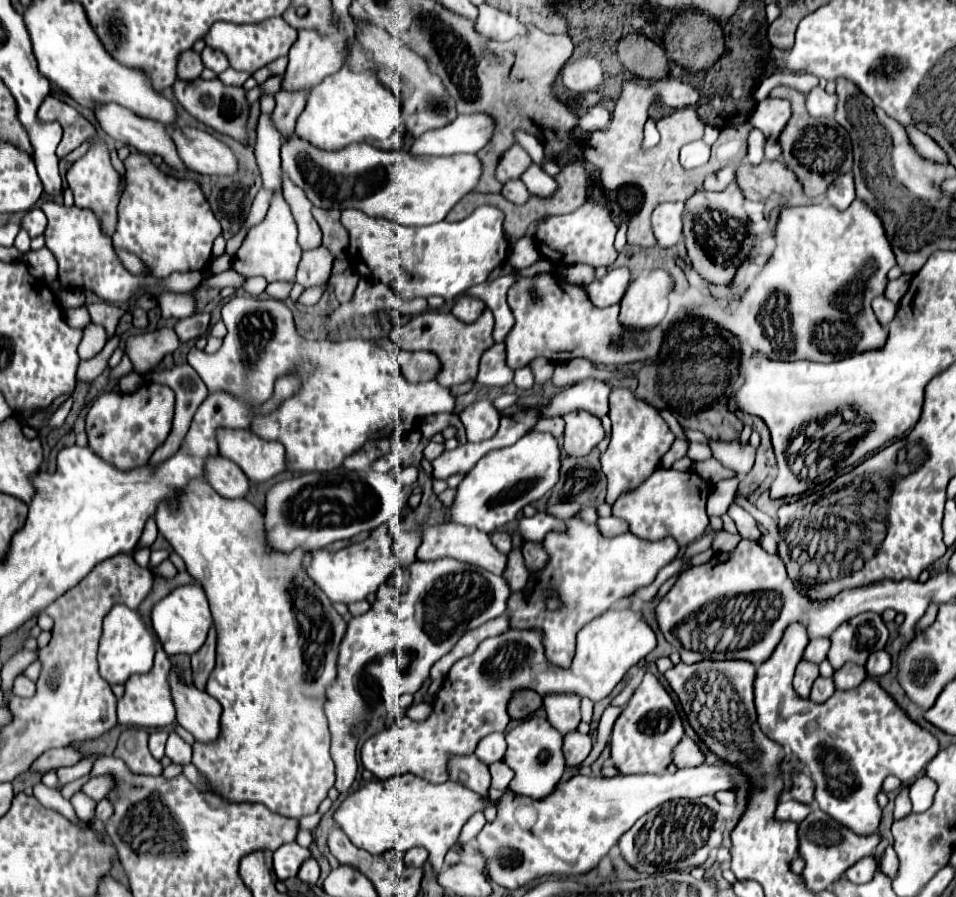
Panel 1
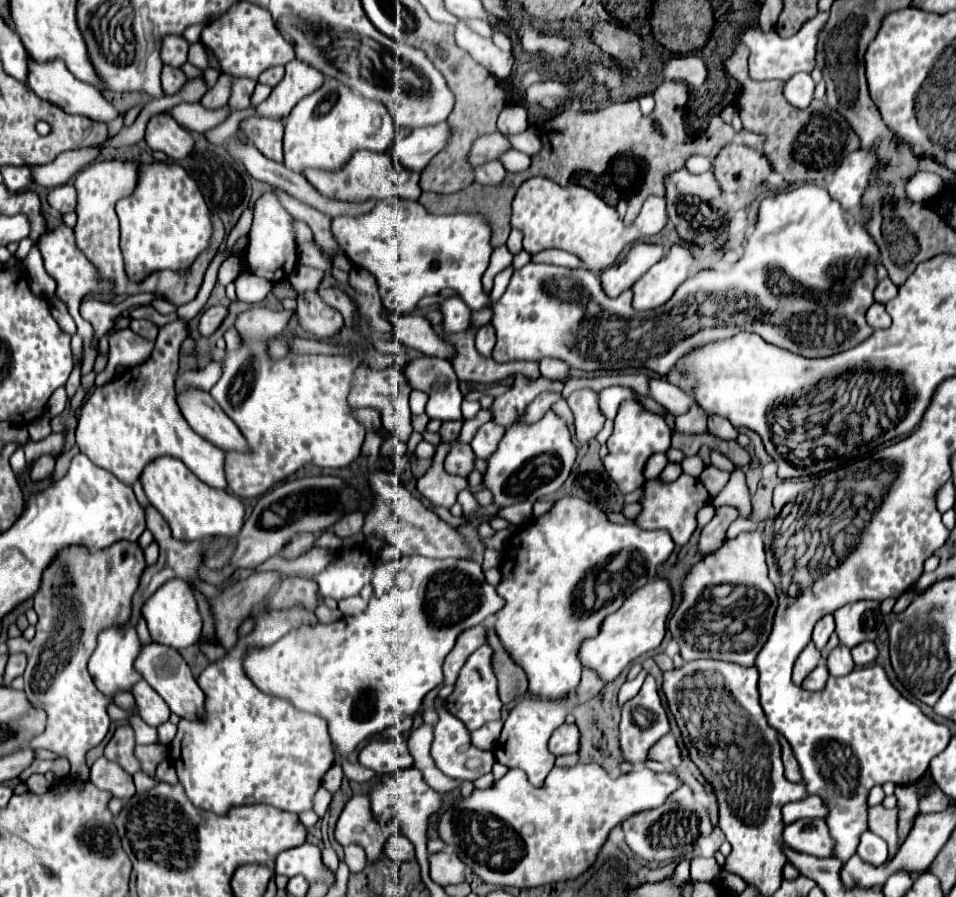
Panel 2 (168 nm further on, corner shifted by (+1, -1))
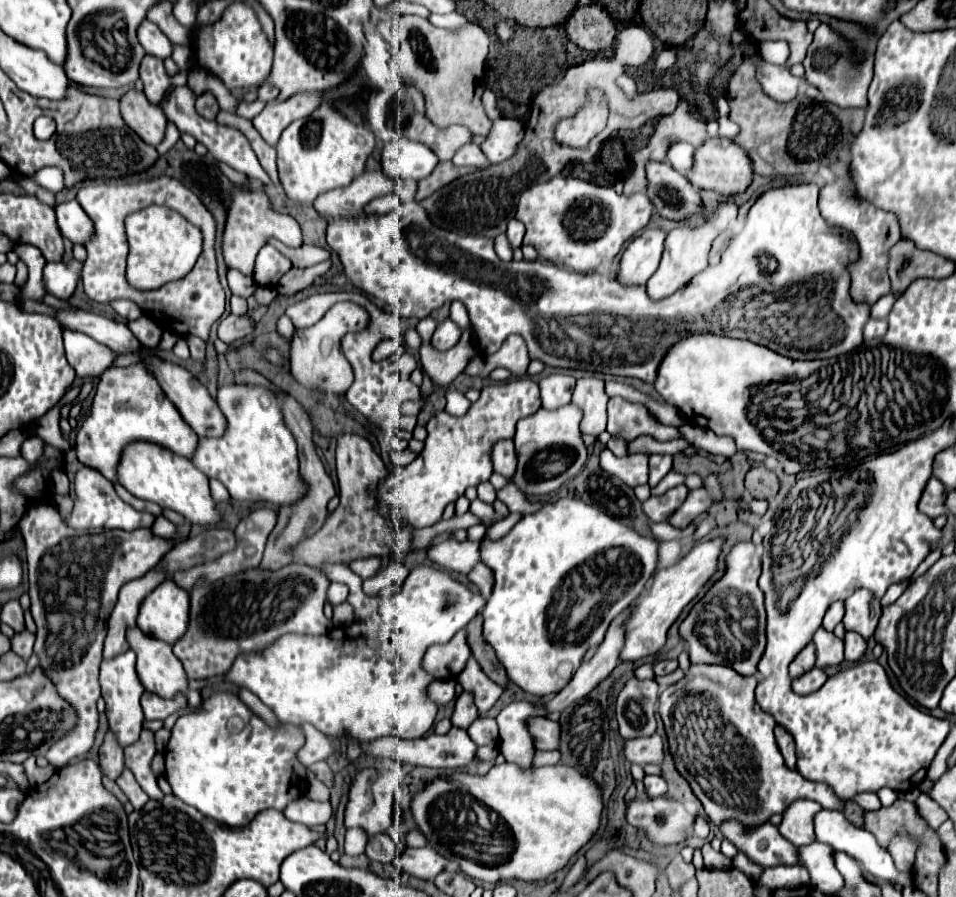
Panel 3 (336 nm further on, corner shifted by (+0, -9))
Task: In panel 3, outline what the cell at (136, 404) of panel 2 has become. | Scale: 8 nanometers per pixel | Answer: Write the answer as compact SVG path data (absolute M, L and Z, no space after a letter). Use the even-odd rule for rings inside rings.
M110 367L102 373L90 417L82 423L82 429L76 435L76 455L84 465L98 469L106 479L116 483L120 455L130 441L138 439L158 443L188 459L198 445L198 437L194 431L190 431L190 425L182 419L170 399L166 399L158 381L148 373L146 367Z

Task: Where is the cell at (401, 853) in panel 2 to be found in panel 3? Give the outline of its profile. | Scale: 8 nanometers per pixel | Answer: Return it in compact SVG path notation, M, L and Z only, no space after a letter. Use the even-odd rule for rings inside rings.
M382 833L382 835L374 835L368 837L368 845L366 845L366 855L372 861L380 861L380 863L394 863L394 859L398 857L398 853L404 849L402 841L396 841L392 835Z

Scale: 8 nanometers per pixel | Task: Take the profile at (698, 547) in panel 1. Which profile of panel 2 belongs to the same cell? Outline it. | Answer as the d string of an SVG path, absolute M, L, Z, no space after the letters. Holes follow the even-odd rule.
M735 519L729 529L727 529L727 539L733 539L737 537L741 531L747 531L747 529L755 529L755 523L753 521L745 521L745 519Z

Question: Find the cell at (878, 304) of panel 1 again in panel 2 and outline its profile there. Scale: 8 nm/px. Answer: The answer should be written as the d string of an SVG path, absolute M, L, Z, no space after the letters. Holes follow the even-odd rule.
M873 303L867 311L867 323L873 327L873 329L885 329L891 325L891 317L889 313L885 311L885 305L881 303Z

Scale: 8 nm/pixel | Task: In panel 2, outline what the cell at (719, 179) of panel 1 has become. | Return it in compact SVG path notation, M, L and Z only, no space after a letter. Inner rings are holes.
M691 155L689 159L687 159L687 165L685 165L685 169L689 171L689 173L695 173L695 175L699 175L699 173L707 173L707 171L711 171L711 161L707 159L707 157L701 157L701 155Z

